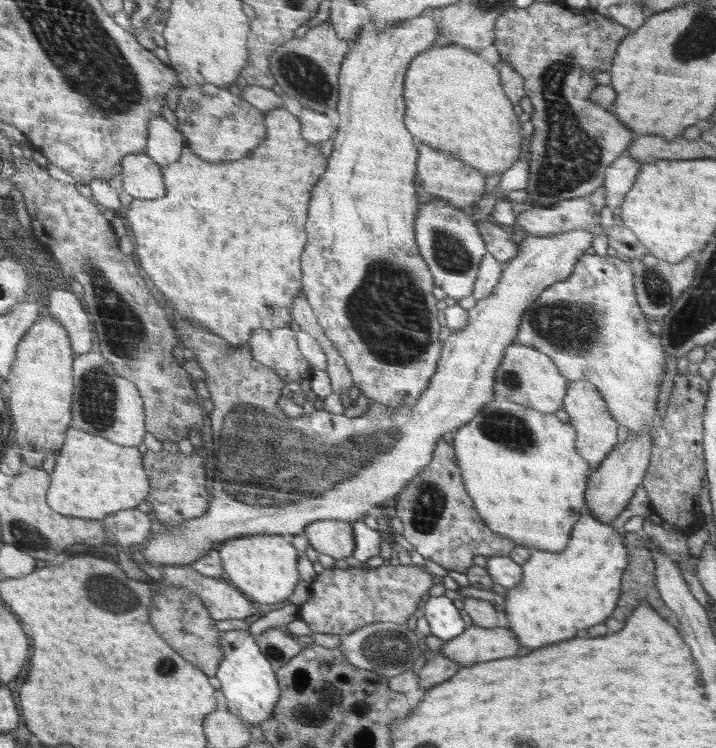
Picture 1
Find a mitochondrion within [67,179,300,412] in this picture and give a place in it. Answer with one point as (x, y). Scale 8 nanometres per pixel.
(122, 329)

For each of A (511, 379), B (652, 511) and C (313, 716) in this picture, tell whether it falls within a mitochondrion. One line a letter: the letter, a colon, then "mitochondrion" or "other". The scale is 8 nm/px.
A: mitochondrion
B: other
C: mitochondrion

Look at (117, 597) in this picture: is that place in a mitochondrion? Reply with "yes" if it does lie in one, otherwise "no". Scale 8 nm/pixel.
yes

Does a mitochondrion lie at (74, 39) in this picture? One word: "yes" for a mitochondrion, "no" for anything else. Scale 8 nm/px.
yes

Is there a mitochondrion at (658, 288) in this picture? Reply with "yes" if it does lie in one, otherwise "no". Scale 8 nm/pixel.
yes

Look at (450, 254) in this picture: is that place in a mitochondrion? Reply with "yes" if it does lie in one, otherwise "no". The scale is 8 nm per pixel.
yes

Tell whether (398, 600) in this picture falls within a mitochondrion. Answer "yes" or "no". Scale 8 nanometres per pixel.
no

